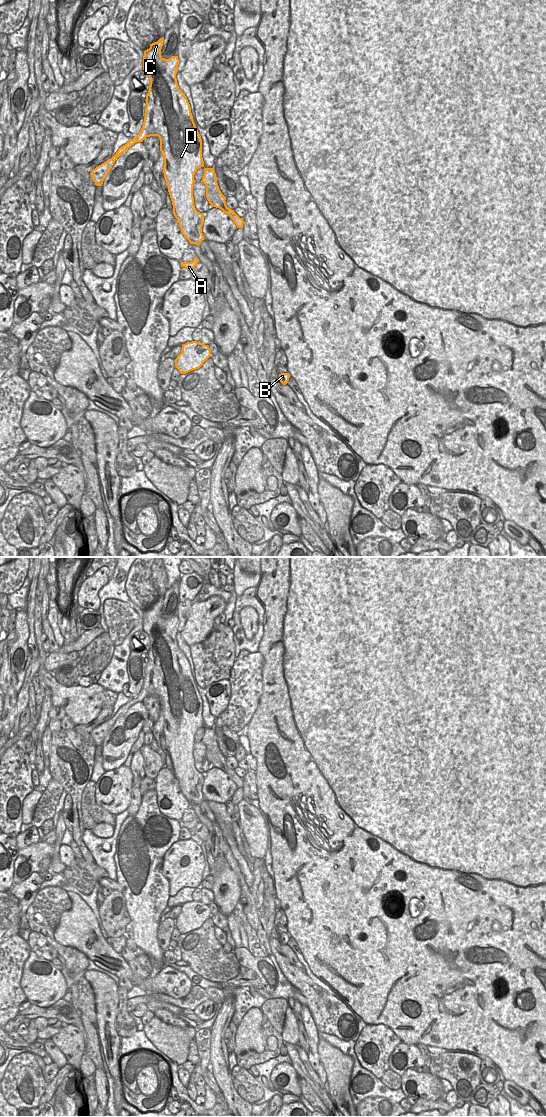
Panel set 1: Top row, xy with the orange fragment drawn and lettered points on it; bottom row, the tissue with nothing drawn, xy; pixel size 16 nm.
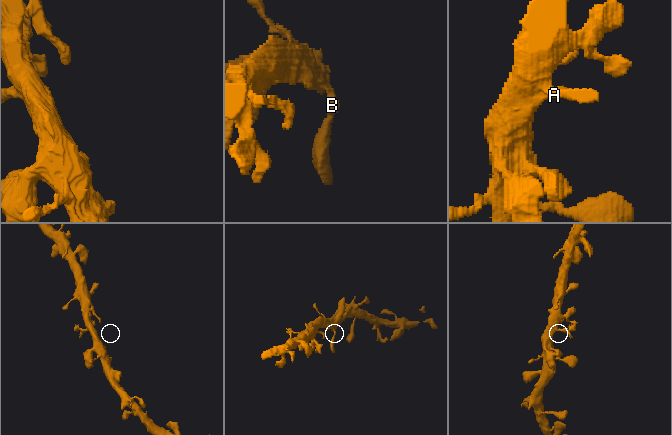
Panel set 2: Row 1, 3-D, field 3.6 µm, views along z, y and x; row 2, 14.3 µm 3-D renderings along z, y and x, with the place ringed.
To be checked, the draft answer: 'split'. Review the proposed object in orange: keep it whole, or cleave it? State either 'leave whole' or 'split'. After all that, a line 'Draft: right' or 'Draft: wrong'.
leave whole
Draft: wrong

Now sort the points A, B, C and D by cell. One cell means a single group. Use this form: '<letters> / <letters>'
A B C D

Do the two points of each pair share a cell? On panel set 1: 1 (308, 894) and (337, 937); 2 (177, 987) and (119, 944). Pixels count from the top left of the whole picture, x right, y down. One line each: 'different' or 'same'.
1: same
2: different

